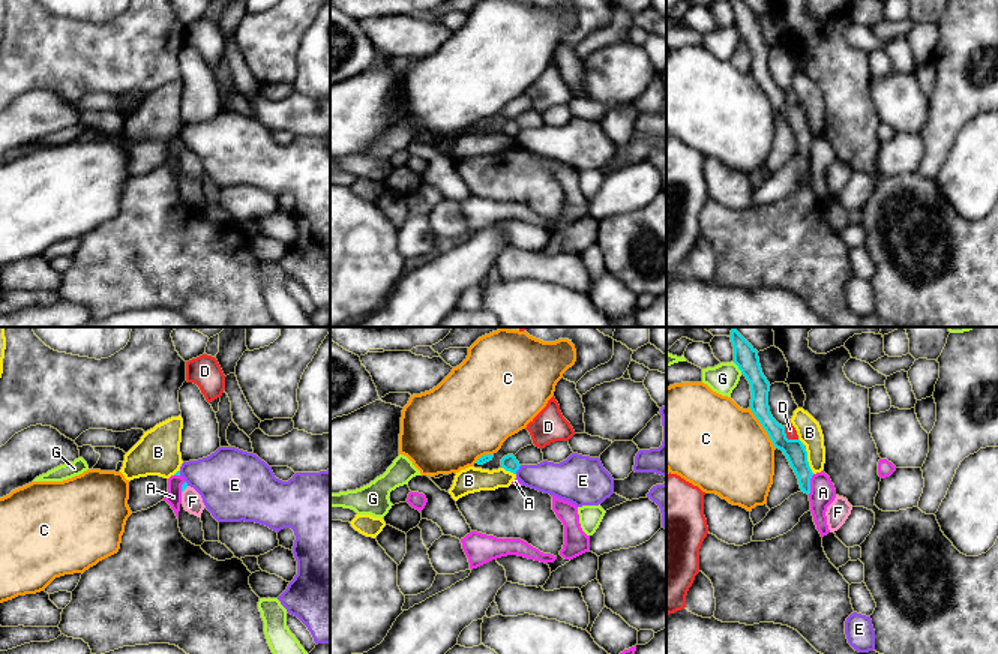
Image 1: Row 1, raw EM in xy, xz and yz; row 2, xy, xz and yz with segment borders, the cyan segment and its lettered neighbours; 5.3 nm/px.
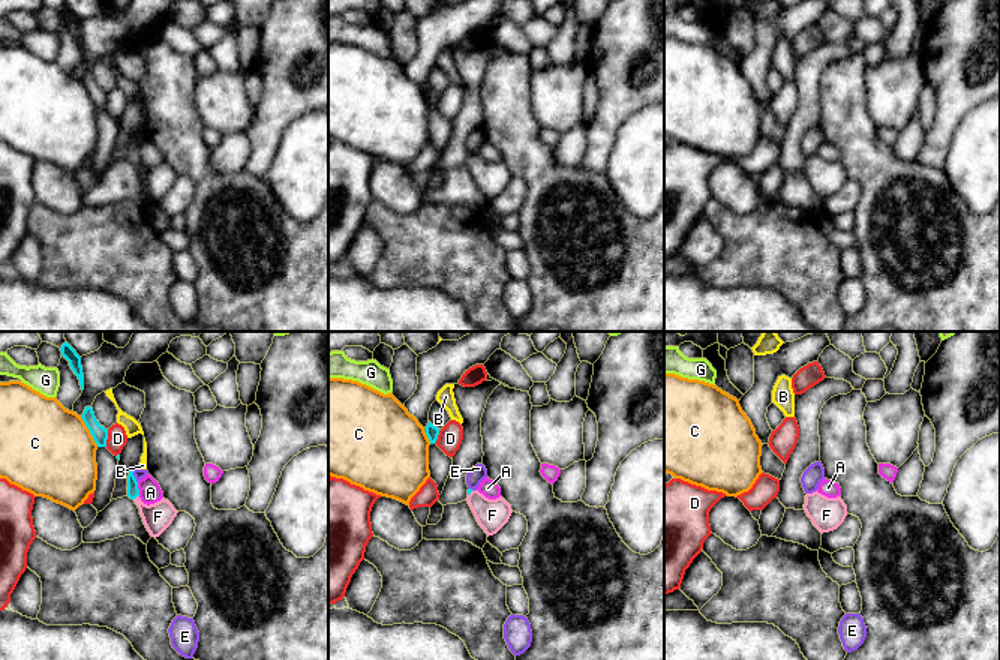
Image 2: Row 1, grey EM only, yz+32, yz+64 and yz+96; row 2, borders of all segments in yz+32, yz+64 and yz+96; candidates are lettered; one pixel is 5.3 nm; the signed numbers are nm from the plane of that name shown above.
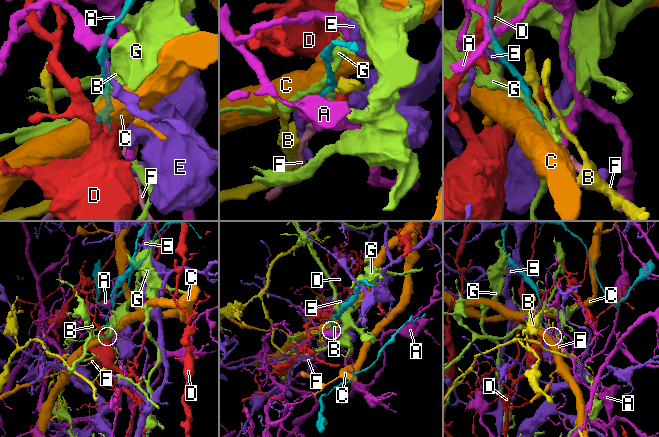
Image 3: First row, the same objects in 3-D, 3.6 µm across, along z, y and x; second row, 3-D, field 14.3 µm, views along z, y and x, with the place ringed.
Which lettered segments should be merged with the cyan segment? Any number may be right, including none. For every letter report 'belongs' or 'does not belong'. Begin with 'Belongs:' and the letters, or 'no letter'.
Belongs: F
A: does not belong
B: does not belong
C: does not belong
D: does not belong
E: does not belong
F: belongs
G: does not belong

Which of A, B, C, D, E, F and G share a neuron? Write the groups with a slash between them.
A / B / C / D / E / F / G

